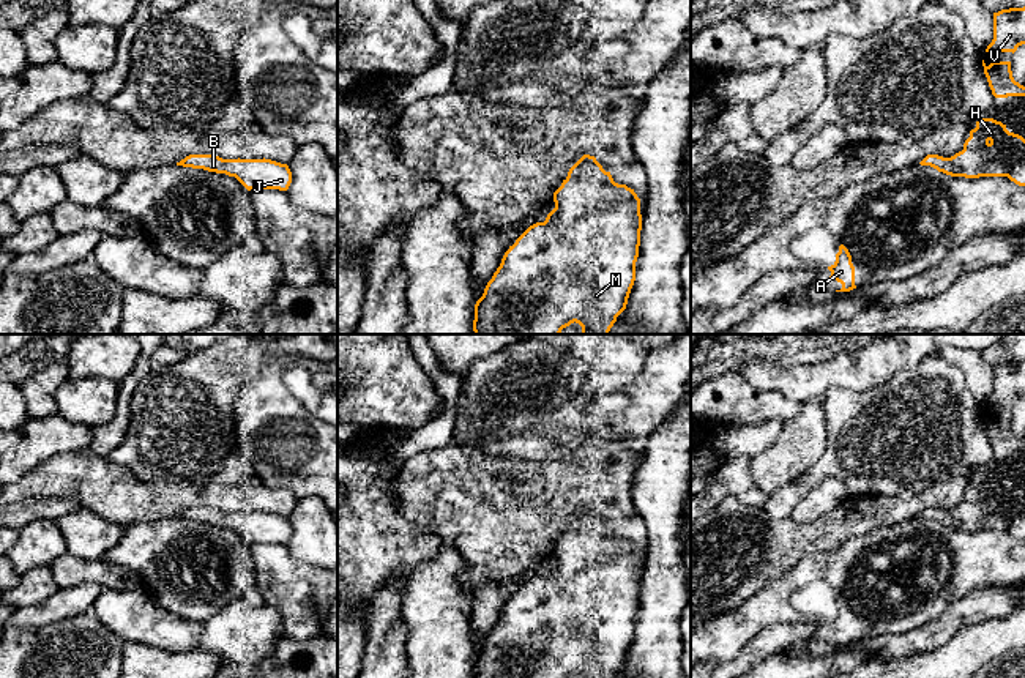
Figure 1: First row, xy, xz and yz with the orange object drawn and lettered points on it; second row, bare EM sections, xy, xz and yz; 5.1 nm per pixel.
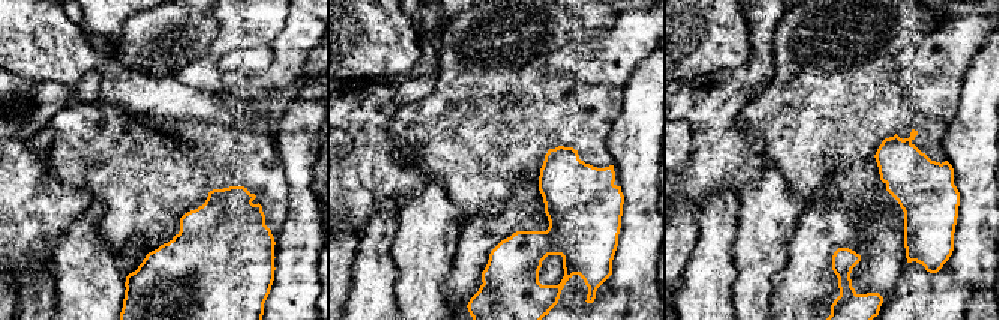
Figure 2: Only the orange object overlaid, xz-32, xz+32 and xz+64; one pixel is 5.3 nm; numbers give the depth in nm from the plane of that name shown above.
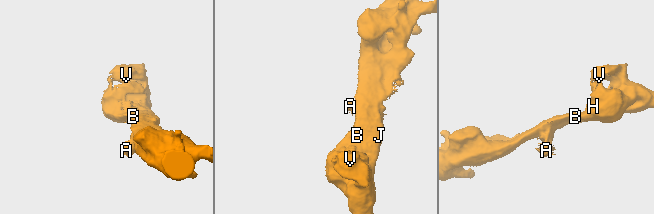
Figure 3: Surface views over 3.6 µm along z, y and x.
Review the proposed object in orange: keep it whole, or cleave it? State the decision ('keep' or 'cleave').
cleave

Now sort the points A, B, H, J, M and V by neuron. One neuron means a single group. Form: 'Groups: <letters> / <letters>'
Groups: A / B H J M V

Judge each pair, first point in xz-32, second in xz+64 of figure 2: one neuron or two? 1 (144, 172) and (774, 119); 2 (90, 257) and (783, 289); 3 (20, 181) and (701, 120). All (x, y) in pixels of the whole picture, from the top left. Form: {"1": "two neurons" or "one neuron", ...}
{"1": "one neuron", "2": "two neurons", "3": "one neuron"}

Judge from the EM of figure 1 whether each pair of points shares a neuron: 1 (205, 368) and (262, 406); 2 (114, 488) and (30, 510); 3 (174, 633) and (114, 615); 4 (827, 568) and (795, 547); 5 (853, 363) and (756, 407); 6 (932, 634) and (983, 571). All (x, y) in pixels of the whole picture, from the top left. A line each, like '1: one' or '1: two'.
1: two
2: two
3: one
4: two
5: two
6: two

